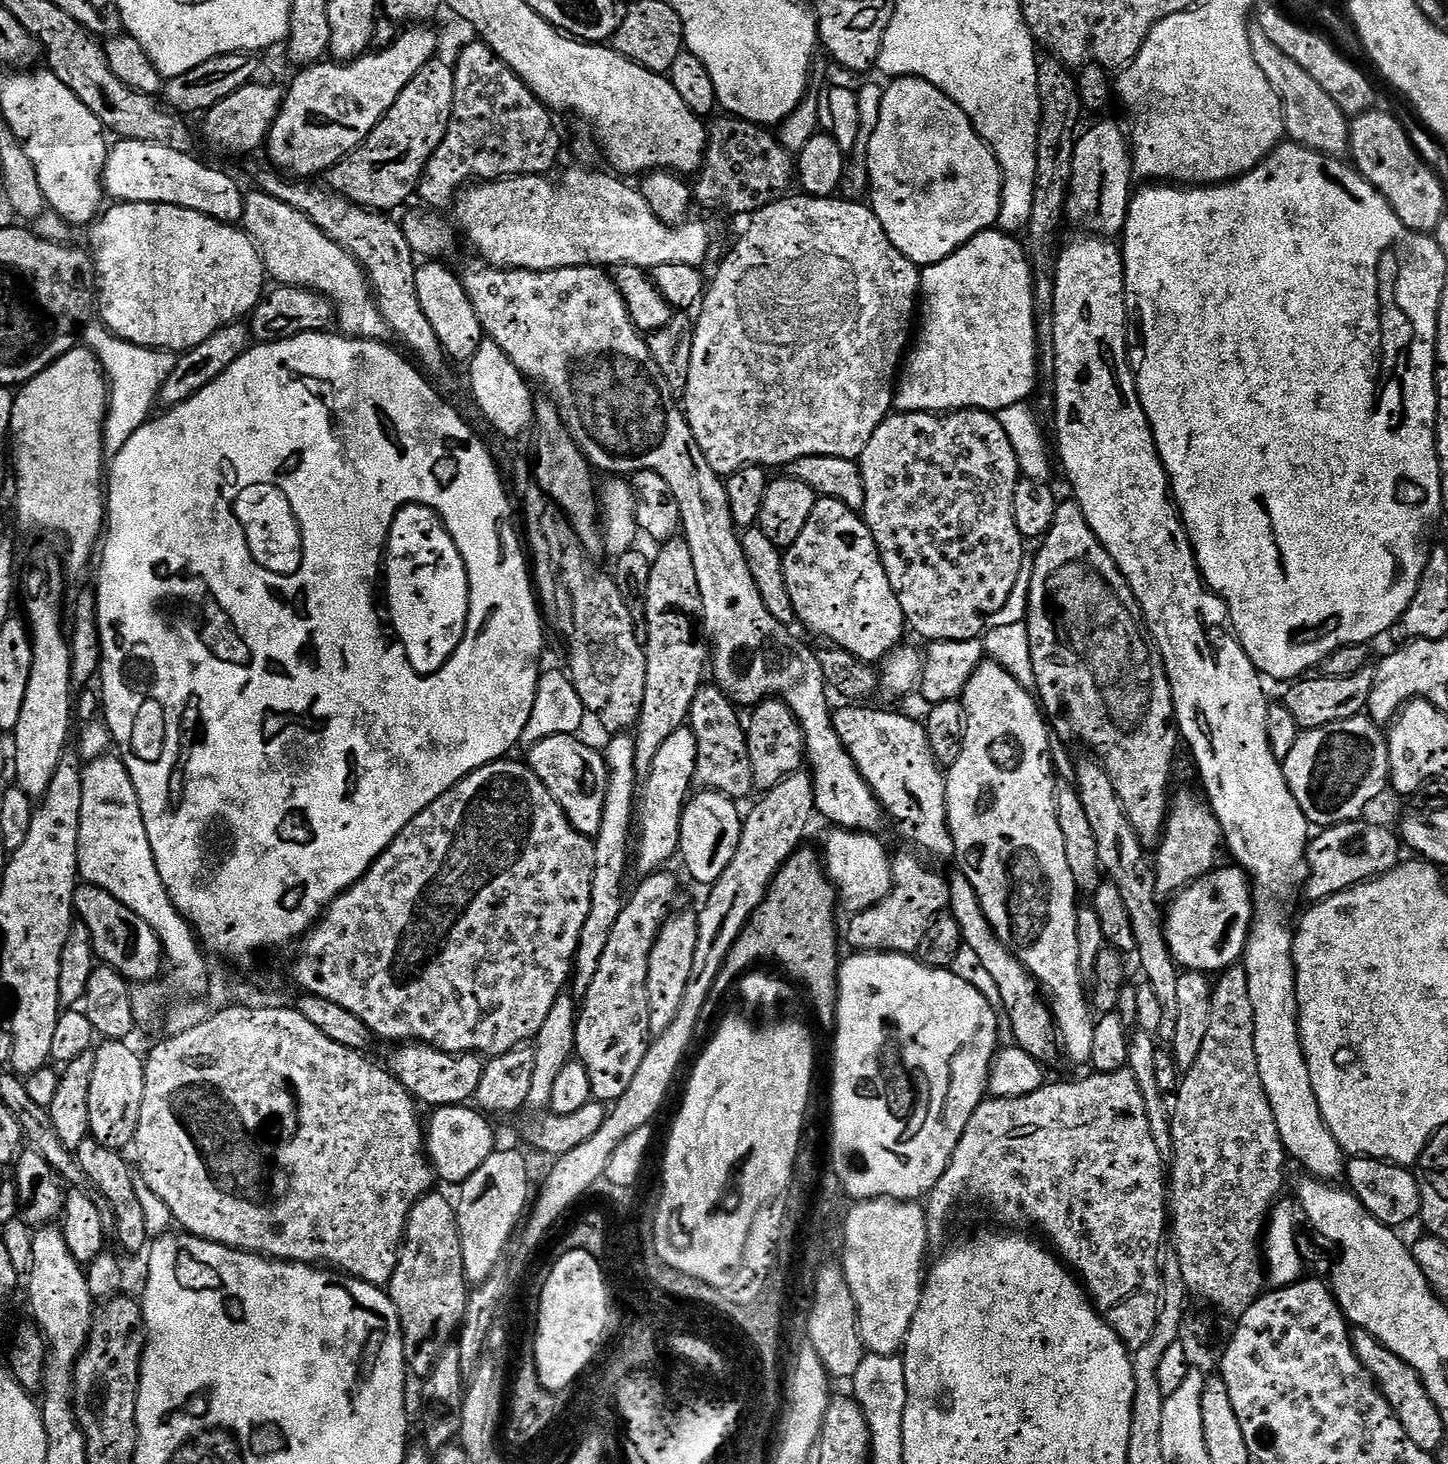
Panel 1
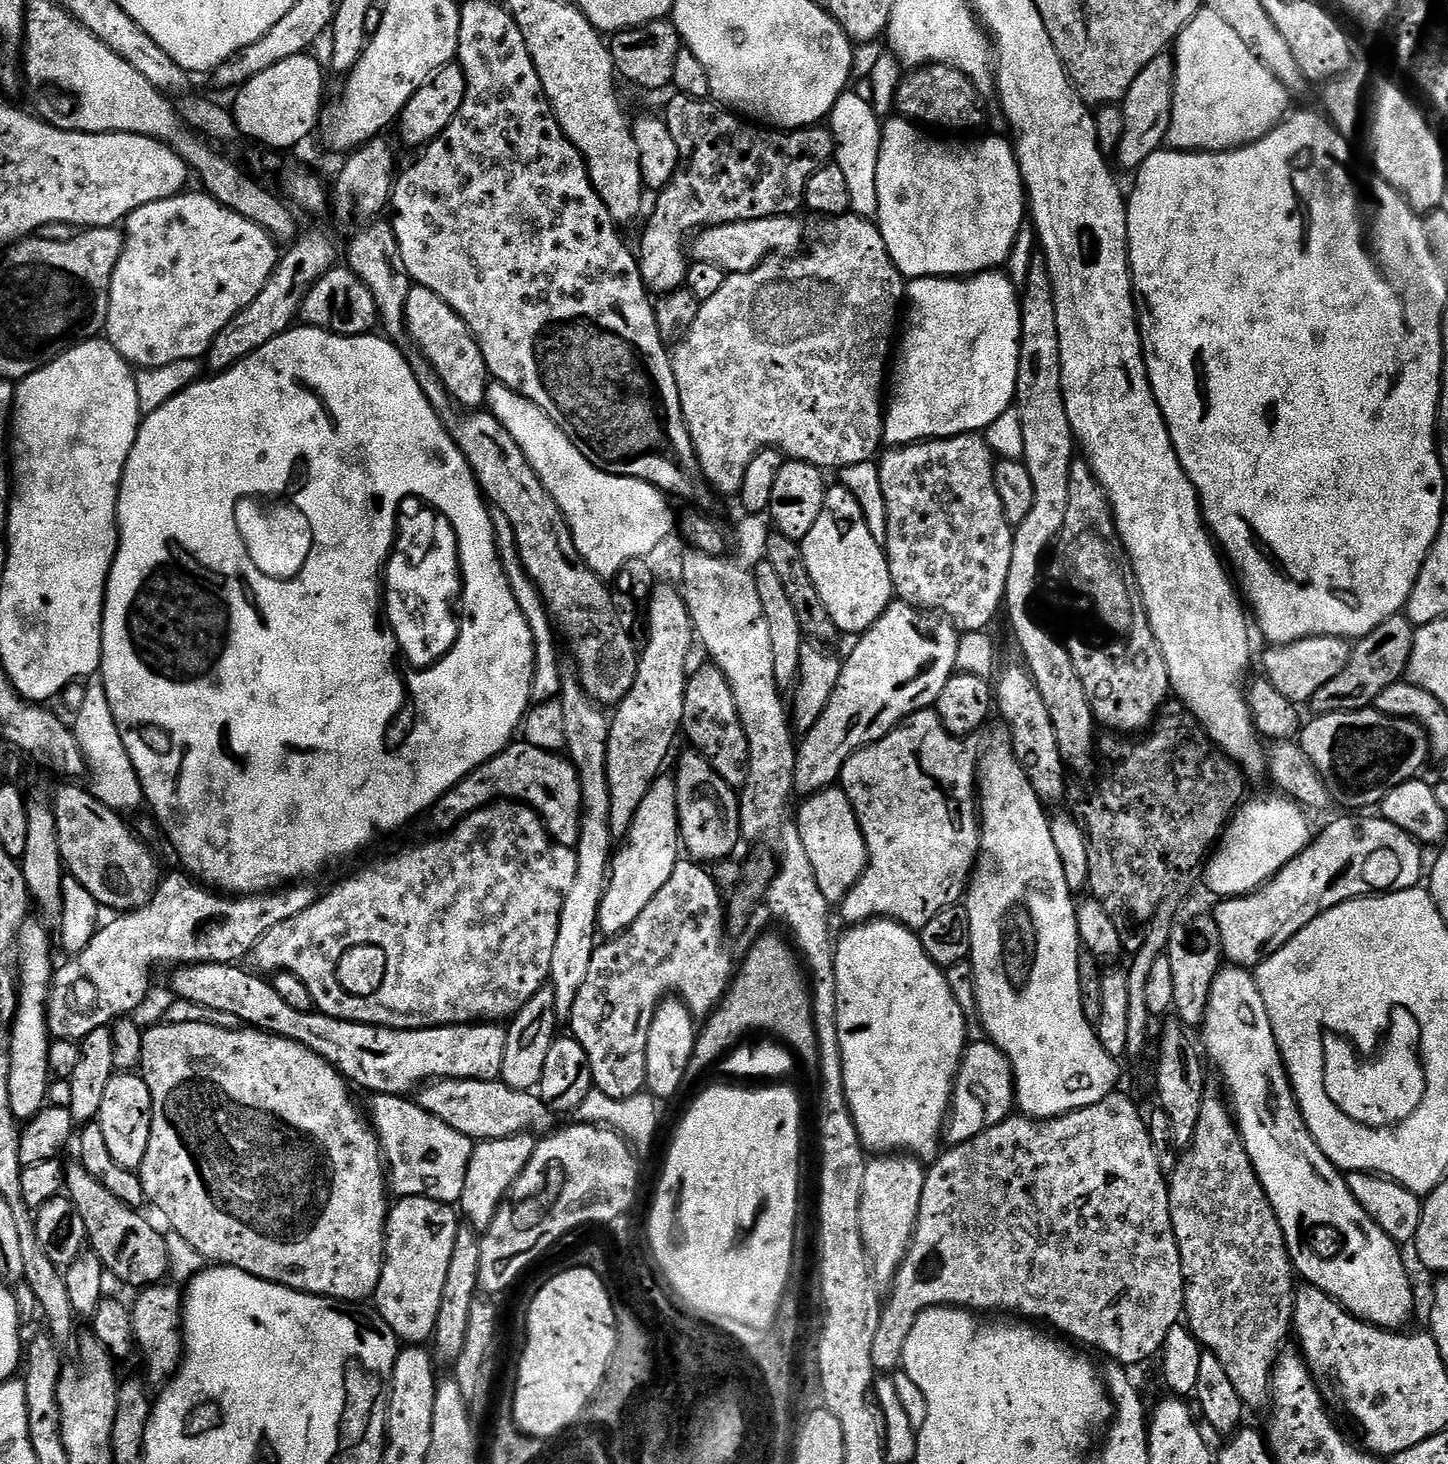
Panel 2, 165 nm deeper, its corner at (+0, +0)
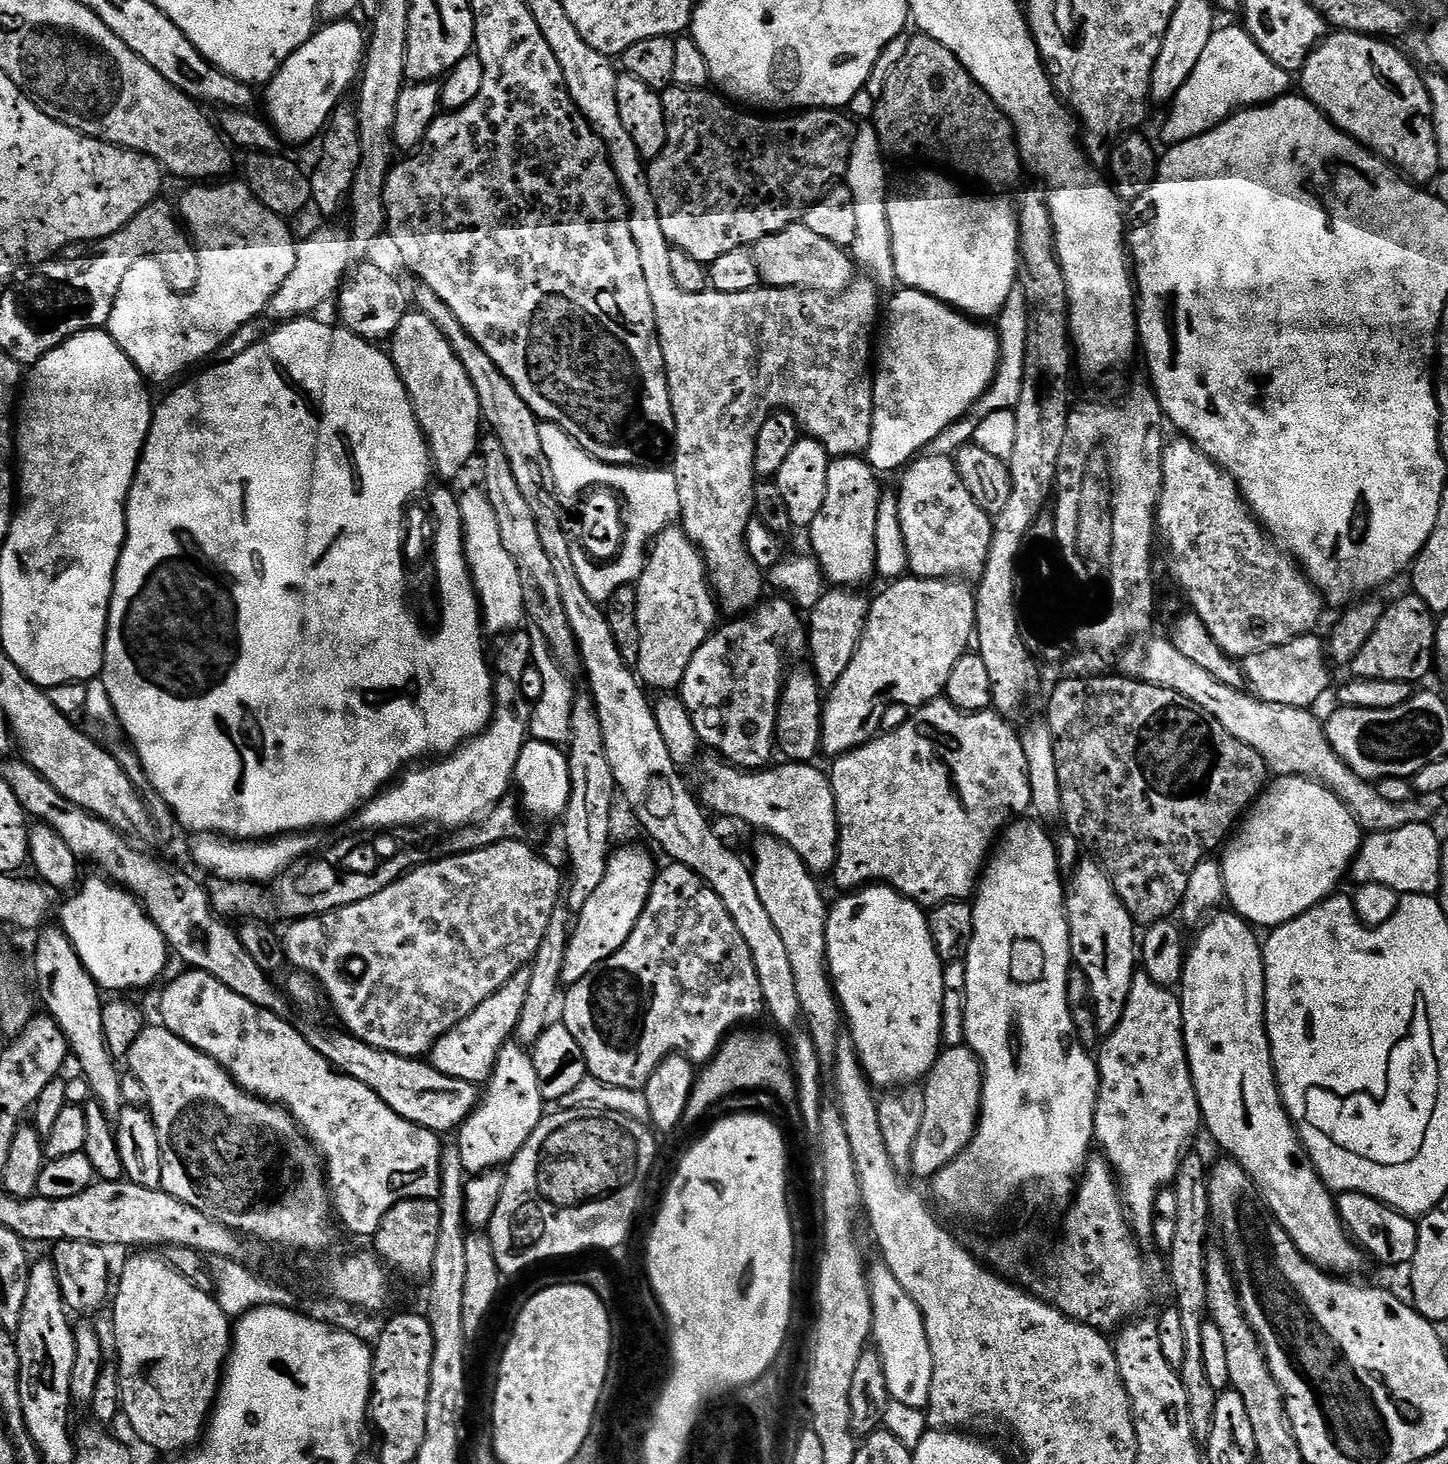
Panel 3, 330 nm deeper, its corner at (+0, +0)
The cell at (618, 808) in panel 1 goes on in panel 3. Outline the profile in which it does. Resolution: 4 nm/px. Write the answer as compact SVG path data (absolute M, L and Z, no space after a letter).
M673 526L656 537L644 573L635 585L638 634L642 634L635 671L649 689L679 689L690 658L694 658L698 646L708 640L718 624L718 605L712 585L708 583L708 567L700 549L688 541L683 528Z

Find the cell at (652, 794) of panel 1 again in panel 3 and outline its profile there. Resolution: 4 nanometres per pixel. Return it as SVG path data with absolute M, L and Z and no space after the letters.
M620 848L611 853L606 866L606 878L598 890L590 894L586 906L575 917L570 928L566 956L562 962L561 985L577 984L610 954L614 954L630 938L638 918L648 901L652 883L656 881L658 864L644 848Z

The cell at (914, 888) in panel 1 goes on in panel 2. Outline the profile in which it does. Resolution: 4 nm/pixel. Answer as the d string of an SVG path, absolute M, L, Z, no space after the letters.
M925 710L907 717L906 722L893 728L890 734L886 734L878 742L867 744L865 748L859 748L857 752L852 753L850 758L846 758L840 771L838 784L850 798L850 806L854 810L858 826L864 835L864 841L868 847L868 864L864 867L864 873L854 882L850 894L846 894L846 898L842 898L839 902L838 911L840 911L841 918L845 920L845 925L855 926L864 924L868 920L897 920L902 926L919 930L926 926L926 922L930 922L930 918L934 918L934 914L938 914L938 910L959 905L965 899L968 882L980 848L976 742L972 738L950 734L942 726L942 722L934 710Z

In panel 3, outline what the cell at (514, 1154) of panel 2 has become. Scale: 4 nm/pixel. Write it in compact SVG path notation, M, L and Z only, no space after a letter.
M515 1042L504 1044L476 1108L460 1125L460 1137L454 1140L465 1173L490 1172L511 1164L545 1115L546 1101L538 1090L538 1074L534 1074L529 1049Z

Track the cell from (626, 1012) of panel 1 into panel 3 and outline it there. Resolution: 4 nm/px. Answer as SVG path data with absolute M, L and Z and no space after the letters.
M675 862L661 867L656 873L656 881L652 883L652 889L648 895L646 906L626 942L610 958L606 958L597 968L590 970L586 978L582 978L577 984L571 985L563 993L562 1008L564 1004L564 1016L562 1023L574 1034L578 1046L582 1046L582 1054L586 1054L586 1066L588 1075L610 1086L619 1088L638 1088L643 1090L650 1074L668 1056L679 1053L688 1057L693 1065L703 1066L711 1060L712 1055L720 1049L720 1041L733 1031L743 1020L756 1020L765 1015L766 1009L762 998L762 986L758 986L758 970L754 970L754 958L750 958L750 946L746 946L738 926L734 926L734 918L730 918L726 906L722 906L722 898L714 894L714 890L694 870L690 870L685 864Z

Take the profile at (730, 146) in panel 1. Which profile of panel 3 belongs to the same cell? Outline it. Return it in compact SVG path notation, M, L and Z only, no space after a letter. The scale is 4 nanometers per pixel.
M675 86L663 89L660 101L662 102L662 110L666 114L666 134L668 137L662 154L658 154L655 160L647 165L650 190L654 194L654 202L658 206L660 235L671 247L690 254L690 258L694 258L702 265L711 266L715 260L722 258L722 254L730 254L730 250L754 246L762 238L786 230L792 224L801 223L806 210L810 210L810 206L817 204L825 191L833 187L848 171L848 159L852 153L854 139L854 124L844 117L843 111L818 108L804 110L799 114L784 114L779 118L773 118L768 114L753 114L751 111L741 110L735 103L729 102L723 95L712 90Z

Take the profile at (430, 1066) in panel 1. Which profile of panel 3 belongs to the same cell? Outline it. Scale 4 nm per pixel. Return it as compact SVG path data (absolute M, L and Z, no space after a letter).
M528 968L518 970L506 986L494 990L474 1014L462 1018L458 1026L454 1026L438 1042L432 1045L430 1063L434 1070L446 1074L450 1078L458 1078L462 1082L470 1082L477 1086L487 1085L498 1060L498 1054L504 1044L513 1039L518 1018L522 1014L522 1005L526 1003L526 994L530 991L530 971Z

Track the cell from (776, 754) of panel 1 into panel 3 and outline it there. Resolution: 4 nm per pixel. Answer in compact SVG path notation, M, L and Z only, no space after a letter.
M836 586L825 591L818 606L810 609L806 616L806 648L812 651L811 671L816 673L816 681L821 689L831 690L846 674L846 666L854 658L860 639L864 633L864 622L868 618L869 597L864 597L860 590L849 590Z

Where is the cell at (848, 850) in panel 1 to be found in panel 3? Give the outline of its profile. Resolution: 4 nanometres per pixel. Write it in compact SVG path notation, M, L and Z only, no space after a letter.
M727 762L715 763L709 766L704 776L702 804L705 809L716 811L720 816L737 816L760 828L756 830L761 833L777 836L803 858L809 872L831 873L836 866L840 827L832 781L827 771L819 772L812 764L784 762L781 768L752 770L745 774Z

